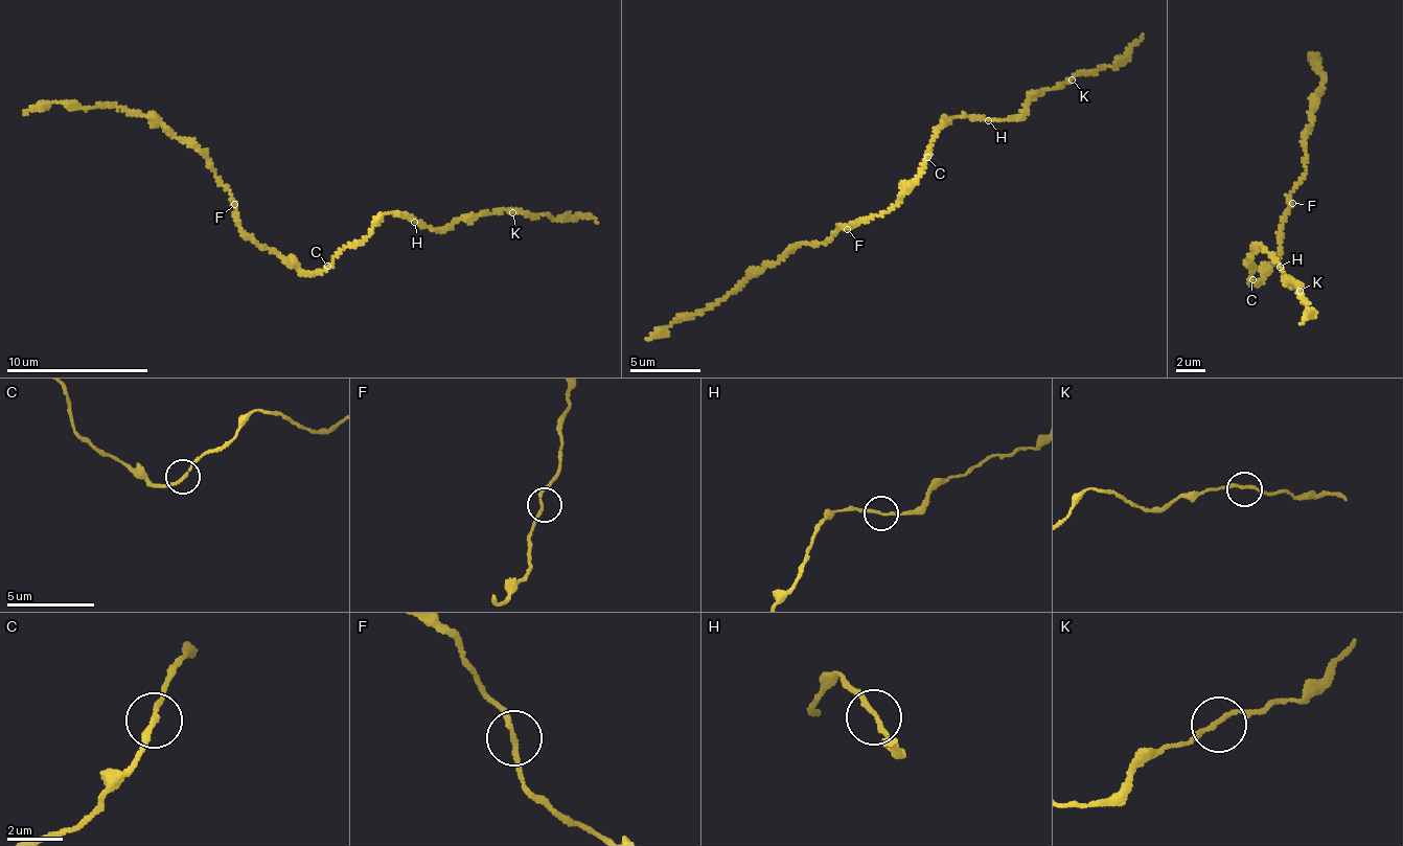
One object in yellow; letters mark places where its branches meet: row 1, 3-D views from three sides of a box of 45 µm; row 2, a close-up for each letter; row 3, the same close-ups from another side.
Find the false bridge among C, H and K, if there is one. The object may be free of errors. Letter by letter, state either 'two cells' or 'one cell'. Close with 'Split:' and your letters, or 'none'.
C: one cell
H: one cell
K: one cell
Split: none

